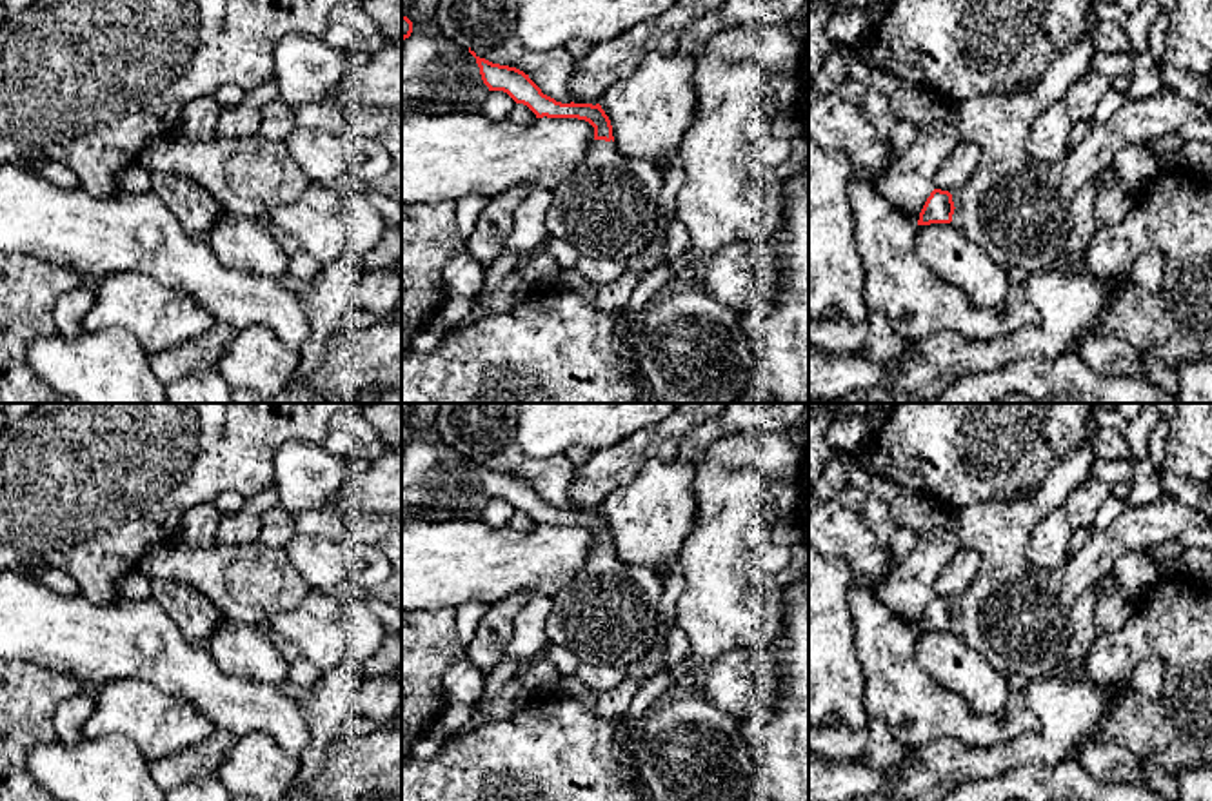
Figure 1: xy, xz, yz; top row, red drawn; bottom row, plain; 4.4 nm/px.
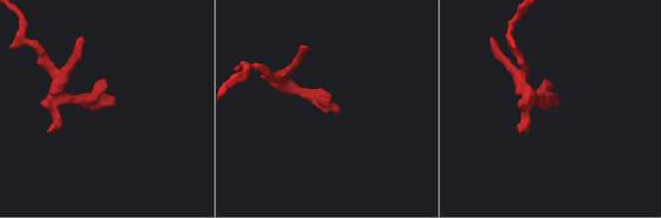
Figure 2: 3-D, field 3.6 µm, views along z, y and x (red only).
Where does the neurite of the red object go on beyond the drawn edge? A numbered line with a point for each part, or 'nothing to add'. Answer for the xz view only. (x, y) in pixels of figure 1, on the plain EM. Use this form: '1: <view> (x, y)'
1: xz (606, 616)

